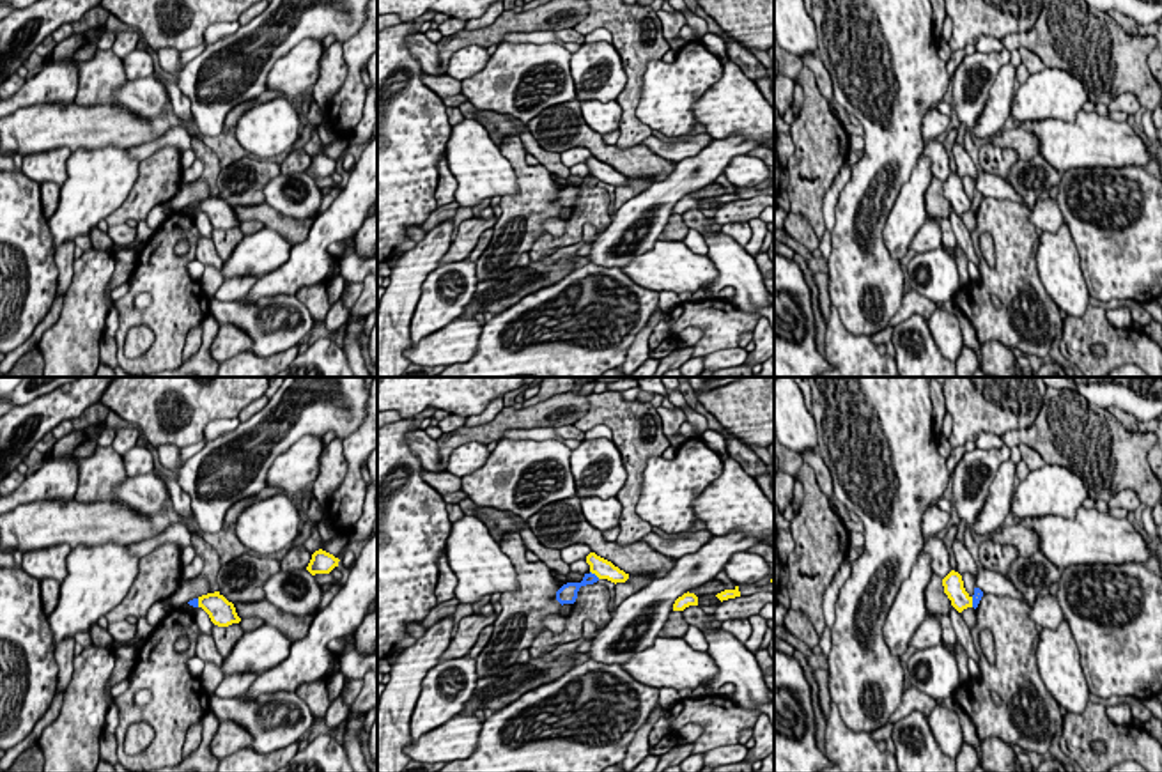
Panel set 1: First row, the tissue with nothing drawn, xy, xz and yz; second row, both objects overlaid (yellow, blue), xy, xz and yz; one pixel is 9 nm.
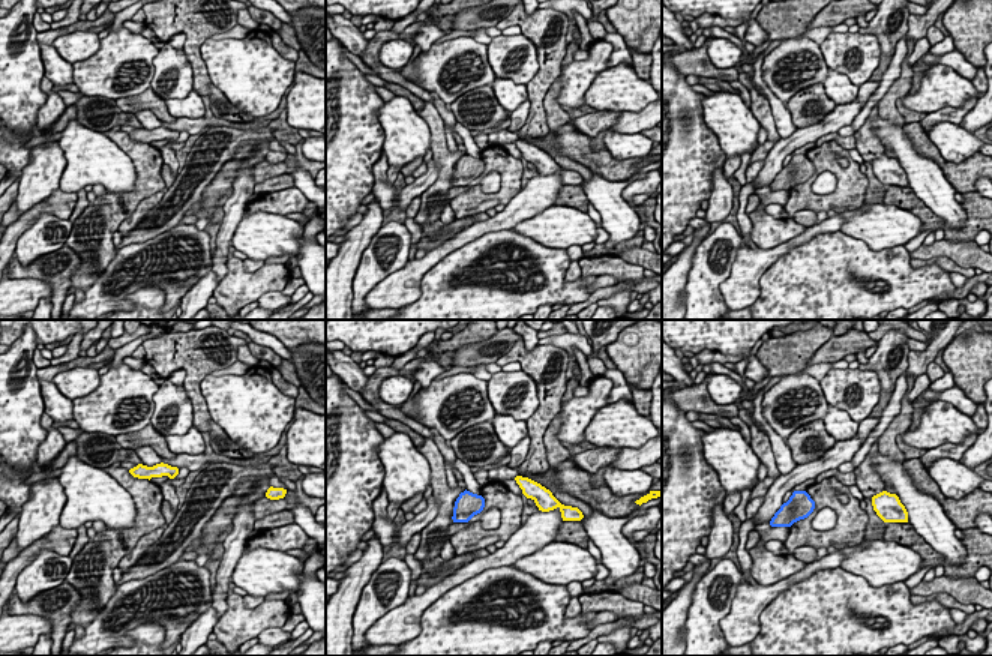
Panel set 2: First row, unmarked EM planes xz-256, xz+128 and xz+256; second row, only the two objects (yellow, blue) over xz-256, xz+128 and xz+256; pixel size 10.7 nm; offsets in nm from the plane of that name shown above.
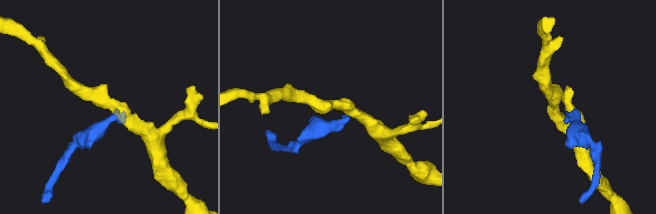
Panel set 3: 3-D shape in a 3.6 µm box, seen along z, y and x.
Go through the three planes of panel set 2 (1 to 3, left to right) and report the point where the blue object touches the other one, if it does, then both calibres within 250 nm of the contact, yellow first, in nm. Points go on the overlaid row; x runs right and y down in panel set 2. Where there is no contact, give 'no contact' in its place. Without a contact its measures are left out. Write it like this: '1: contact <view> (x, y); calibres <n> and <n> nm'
1: no contact
2: no contact
3: no contact

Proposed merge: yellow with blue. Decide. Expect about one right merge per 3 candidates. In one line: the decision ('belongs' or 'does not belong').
does not belong

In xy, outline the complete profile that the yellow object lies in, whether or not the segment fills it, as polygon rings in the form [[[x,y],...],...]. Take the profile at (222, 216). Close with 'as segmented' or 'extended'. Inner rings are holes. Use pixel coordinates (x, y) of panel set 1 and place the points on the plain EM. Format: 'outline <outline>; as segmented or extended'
outline [[[220,195],[198,200],[198,211],[202,211],[218,230],[229,230],[241,225],[234,207],[229,205]]]; as segmented

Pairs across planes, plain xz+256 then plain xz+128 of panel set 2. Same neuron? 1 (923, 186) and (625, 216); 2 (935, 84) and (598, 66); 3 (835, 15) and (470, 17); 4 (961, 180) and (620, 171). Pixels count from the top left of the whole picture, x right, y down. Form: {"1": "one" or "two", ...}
{"1": "one", "2": "two", "3": "one", "4": "one"}

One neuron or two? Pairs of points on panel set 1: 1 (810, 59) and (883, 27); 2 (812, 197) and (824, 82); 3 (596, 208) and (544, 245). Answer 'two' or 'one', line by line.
1: two
2: two
3: one

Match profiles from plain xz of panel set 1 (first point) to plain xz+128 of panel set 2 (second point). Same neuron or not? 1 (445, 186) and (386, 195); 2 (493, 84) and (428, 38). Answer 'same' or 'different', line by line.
1: same
2: different

